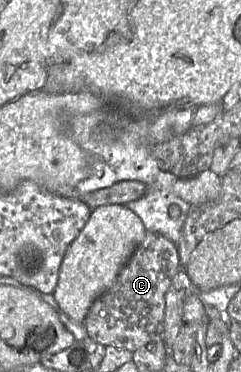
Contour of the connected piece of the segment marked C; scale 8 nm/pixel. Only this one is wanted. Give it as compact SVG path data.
M148 232L120 270L114 284L91 305L84 325L88 336L102 344L133 353L153 338L163 339L165 295L181 269L177 246L166 237Z

